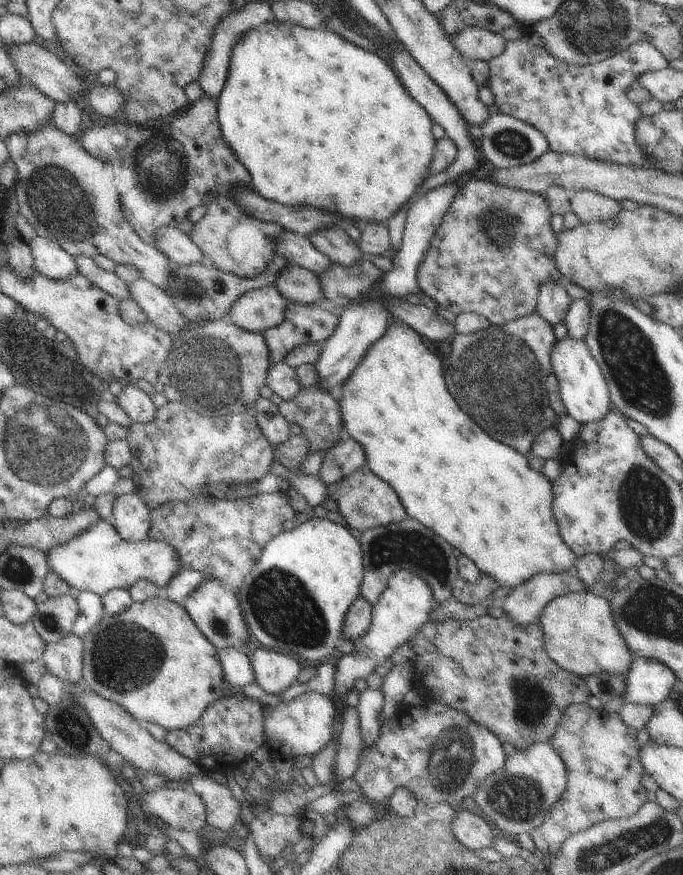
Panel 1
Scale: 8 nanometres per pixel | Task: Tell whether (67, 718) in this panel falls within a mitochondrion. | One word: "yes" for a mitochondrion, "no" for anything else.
yes

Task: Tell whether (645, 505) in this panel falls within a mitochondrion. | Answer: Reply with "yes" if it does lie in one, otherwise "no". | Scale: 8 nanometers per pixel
yes

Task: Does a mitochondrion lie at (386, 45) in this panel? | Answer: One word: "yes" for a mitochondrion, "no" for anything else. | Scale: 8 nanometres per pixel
no

